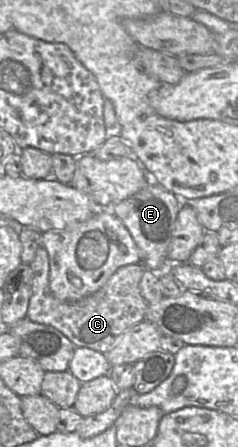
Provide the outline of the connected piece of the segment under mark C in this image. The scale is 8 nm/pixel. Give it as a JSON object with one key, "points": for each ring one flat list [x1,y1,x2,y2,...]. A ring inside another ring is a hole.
{"points":[[44,247,38,248,29,265,32,283,27,318,32,322,56,328,75,347,86,347,106,354,129,328,145,320,149,304,139,287,145,271,141,263,120,267,98,291,73,302,61,301,51,292,49,258]]}

